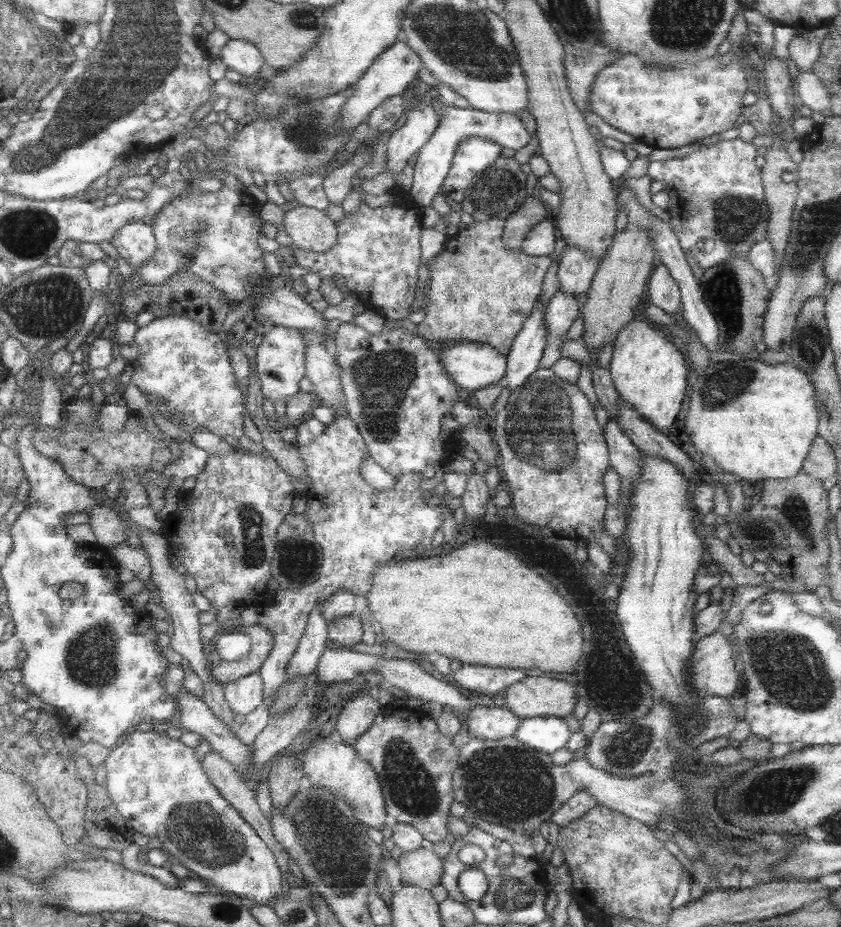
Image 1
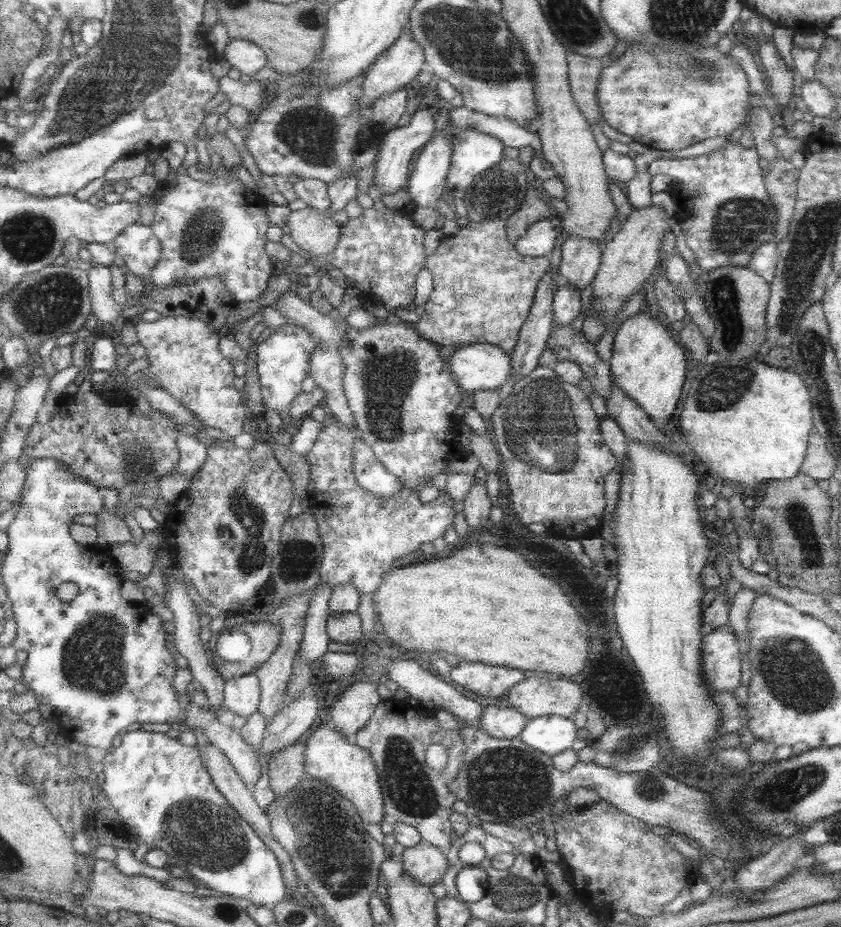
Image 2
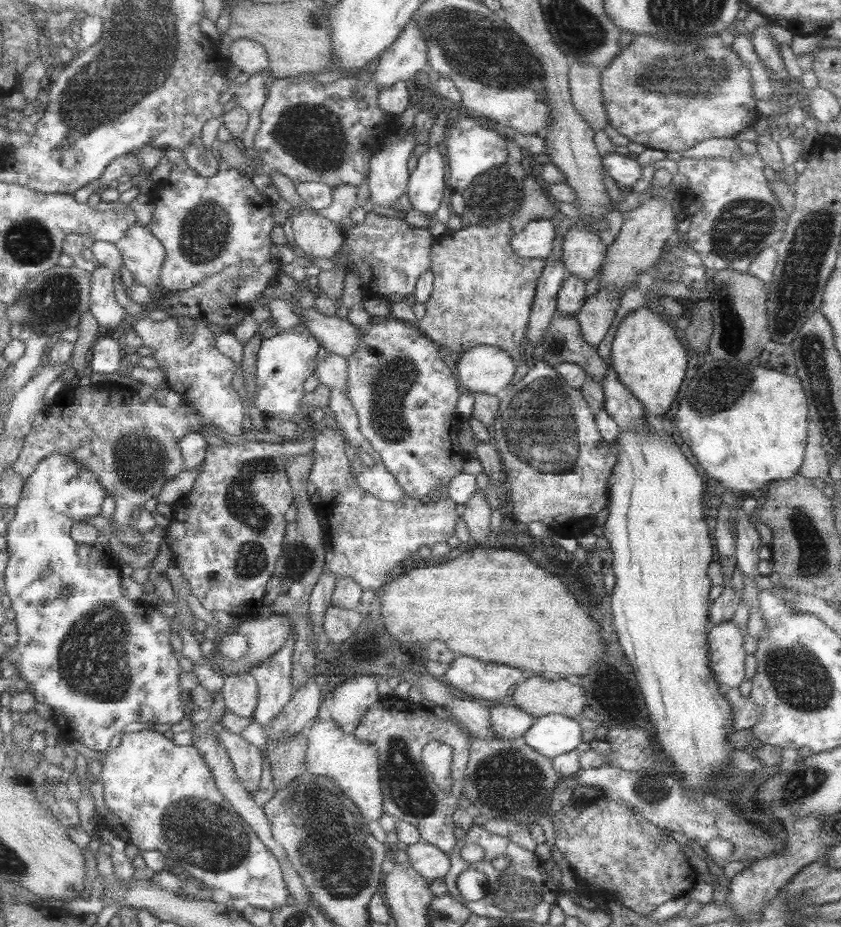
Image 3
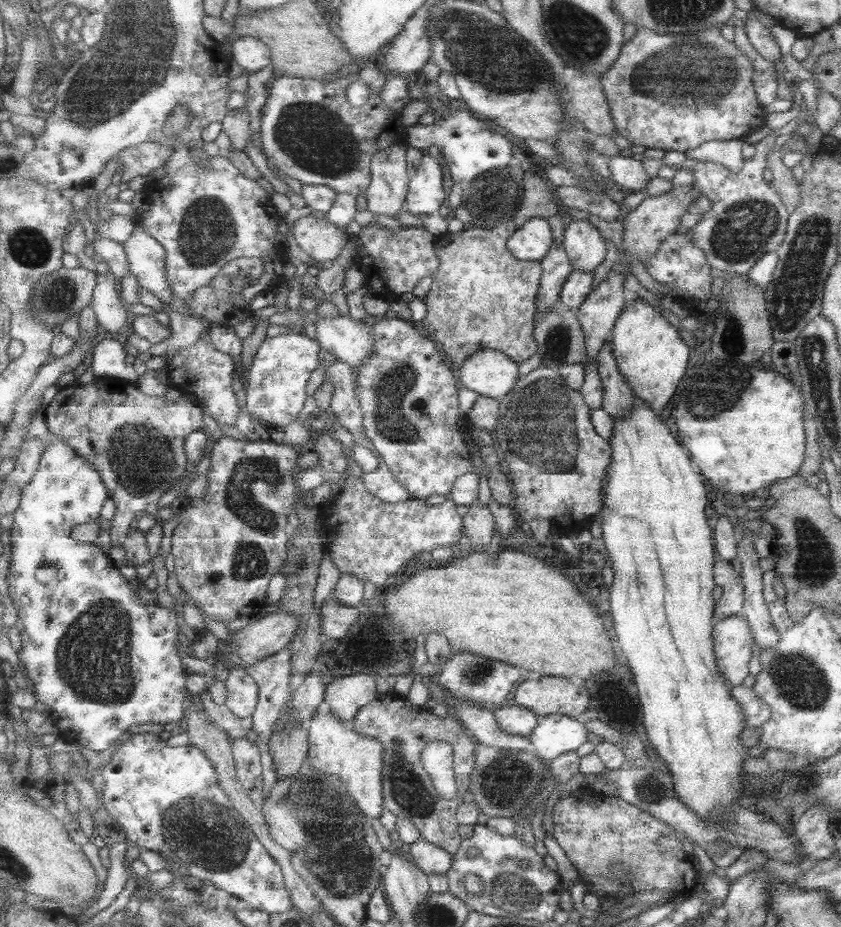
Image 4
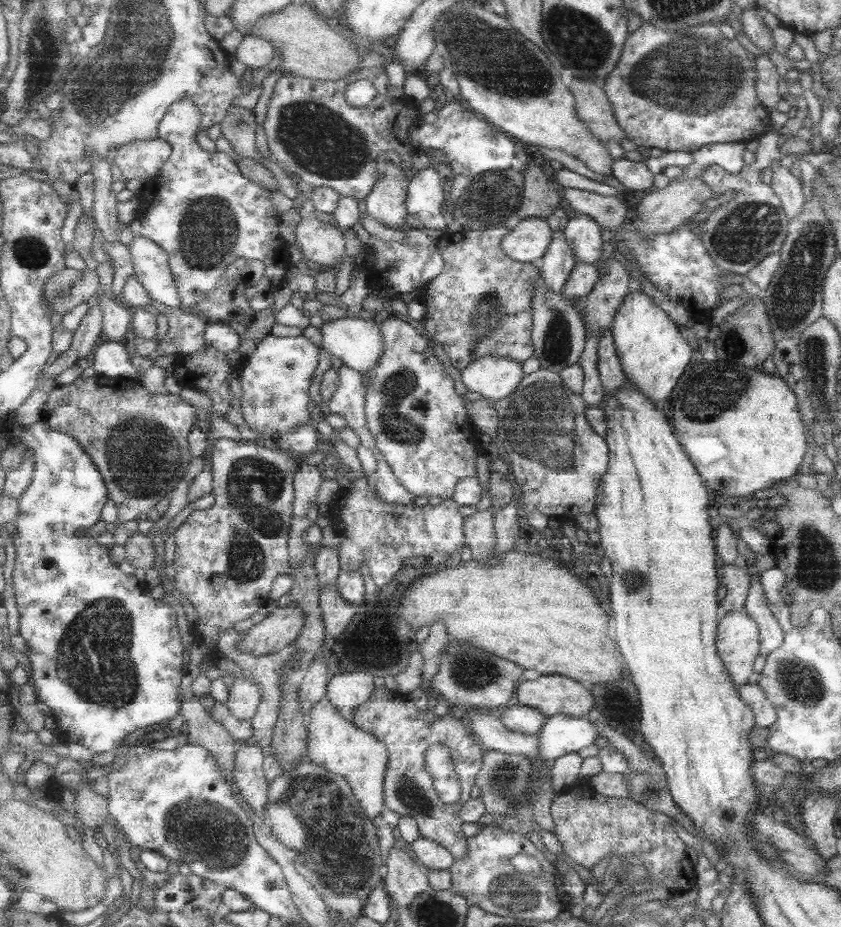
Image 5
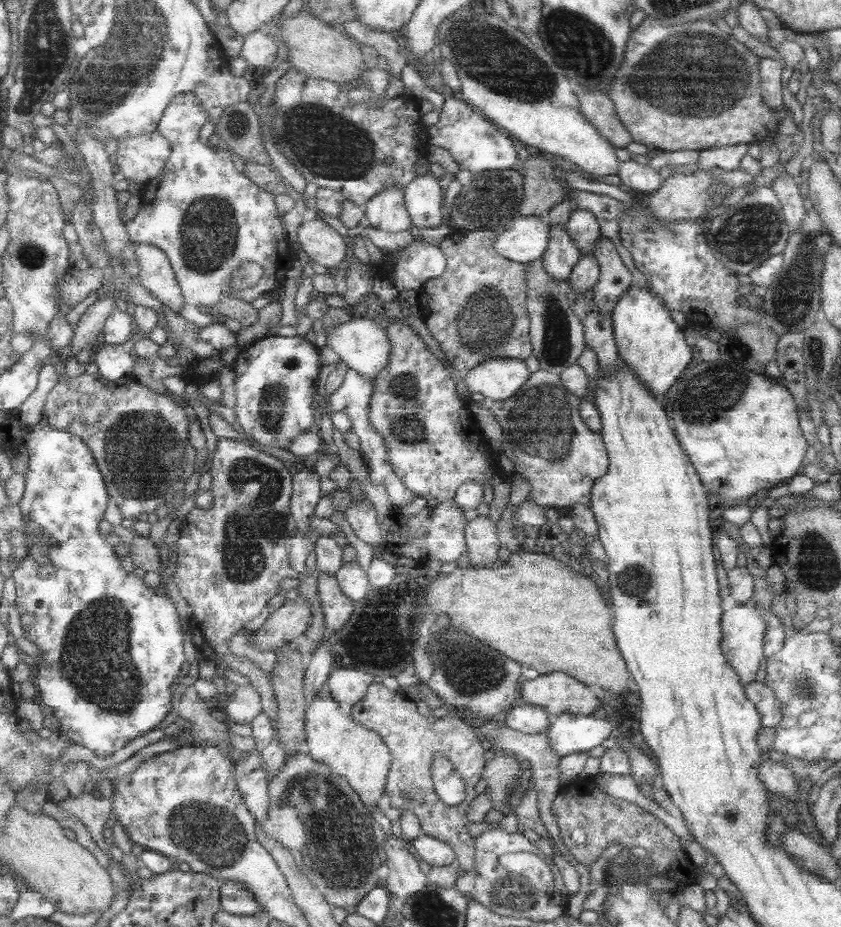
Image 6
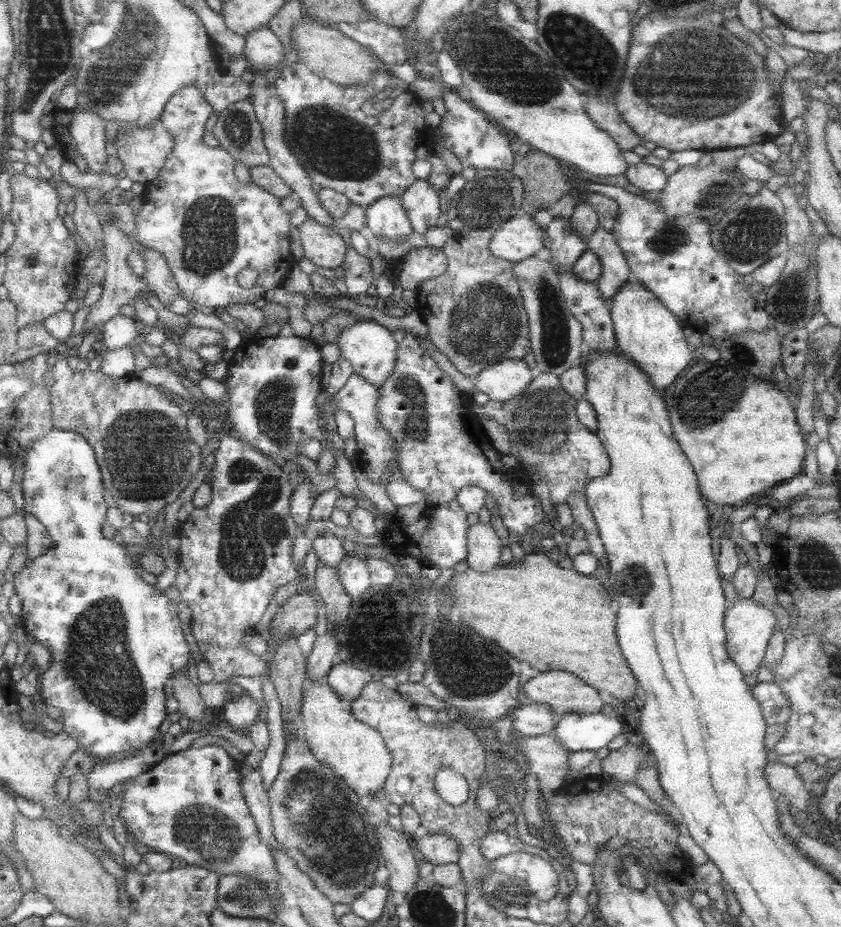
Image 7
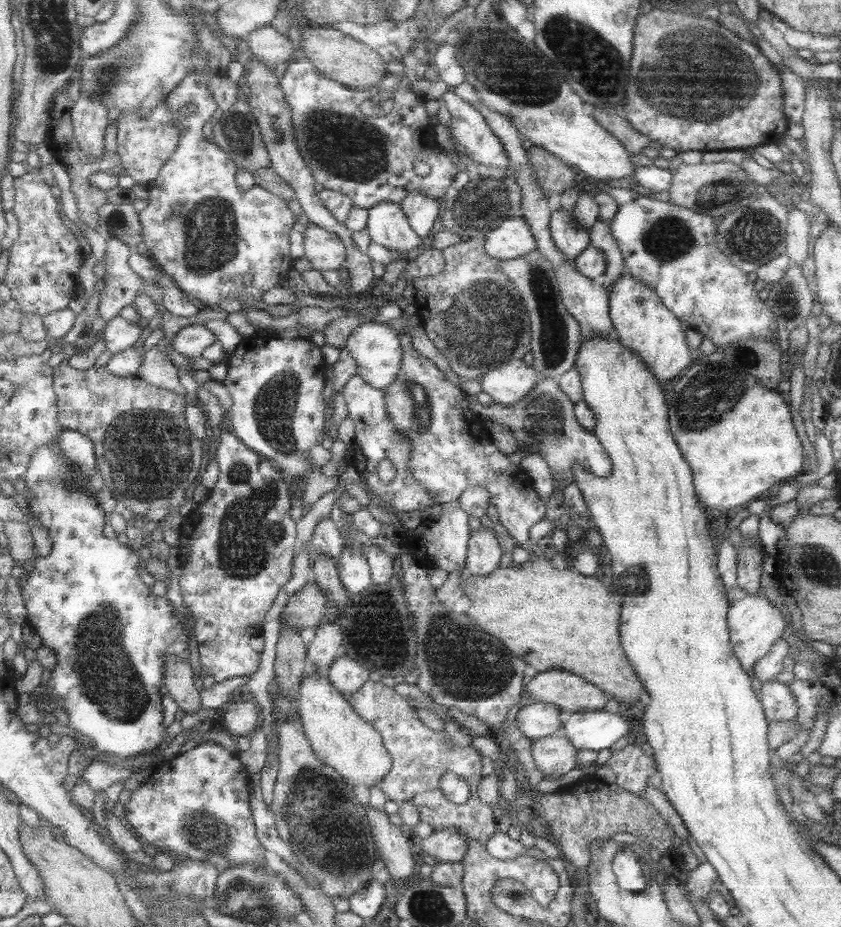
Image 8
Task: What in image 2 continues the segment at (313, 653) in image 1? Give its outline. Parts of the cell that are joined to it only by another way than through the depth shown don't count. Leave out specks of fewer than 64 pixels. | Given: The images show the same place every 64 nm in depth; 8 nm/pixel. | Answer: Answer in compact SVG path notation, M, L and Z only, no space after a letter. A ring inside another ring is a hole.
M321 583L317 590L311 599L311 606L305 618L304 641L300 647L302 662L317 662L334 647L333 640L328 633L328 620L332 615L329 601L333 588Z

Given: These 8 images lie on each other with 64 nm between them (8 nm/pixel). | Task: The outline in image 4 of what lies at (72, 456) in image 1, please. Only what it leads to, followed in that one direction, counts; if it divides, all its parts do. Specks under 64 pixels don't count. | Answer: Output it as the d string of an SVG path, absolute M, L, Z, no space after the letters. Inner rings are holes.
M79 383L58 388L53 400L43 408L48 431L64 438L75 447L78 454L96 466L104 478L111 498L116 502L116 513L112 520L109 537L111 546L125 549L126 538L130 531L129 522L145 513L149 504L156 503L169 488L173 488L187 474L188 453L185 450L186 438L192 432L203 430L205 412L181 396L175 402L163 397L147 396L138 386L111 386L99 388L97 384ZM27 439L16 456L14 469L7 475L5 482L15 488L23 488L32 481L43 456L44 442L41 439Z

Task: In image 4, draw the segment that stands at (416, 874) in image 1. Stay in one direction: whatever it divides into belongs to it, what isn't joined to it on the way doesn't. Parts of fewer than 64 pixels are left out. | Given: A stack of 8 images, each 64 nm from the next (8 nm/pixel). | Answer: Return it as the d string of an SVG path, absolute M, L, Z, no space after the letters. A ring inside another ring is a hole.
M423 838L410 845L409 857L428 877L447 874L454 859L450 852Z

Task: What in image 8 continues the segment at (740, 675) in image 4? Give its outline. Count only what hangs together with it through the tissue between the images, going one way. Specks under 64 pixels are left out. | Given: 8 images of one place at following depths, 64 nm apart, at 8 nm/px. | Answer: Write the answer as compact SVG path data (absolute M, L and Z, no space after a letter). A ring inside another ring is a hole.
M757 594L746 595L741 599L731 601L726 612L726 623L729 646L733 656L737 658L741 668L748 674L752 689L757 692L761 682L754 677L753 664L768 652L773 642L781 638L785 626L781 612L771 605L765 597Z

